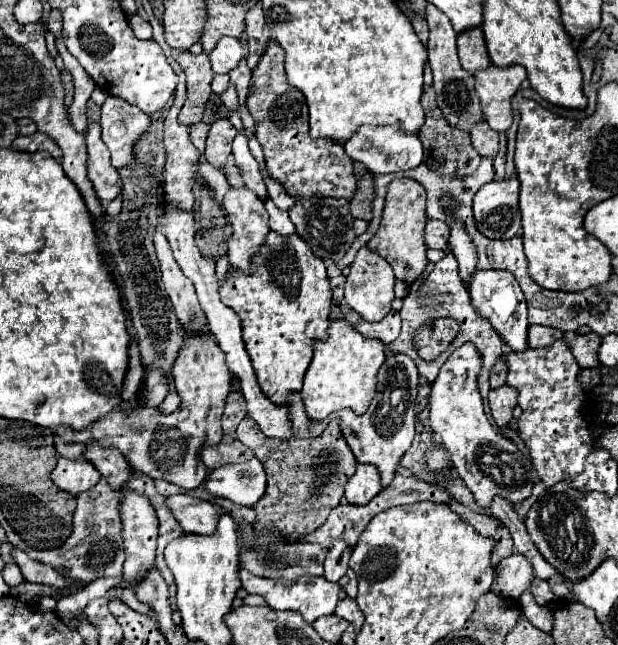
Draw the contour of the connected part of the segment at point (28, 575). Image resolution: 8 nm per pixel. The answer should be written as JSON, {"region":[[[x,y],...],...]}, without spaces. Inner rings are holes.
{"region":[[[12,547],[12,559],[18,563],[22,575],[26,581],[32,581],[32,583],[48,583],[48,585],[54,585],[54,587],[66,587],[66,585],[72,585],[74,581],[70,581],[68,577],[62,577],[60,573],[56,573],[52,567],[48,565],[42,565],[34,559],[30,559],[24,551]]]}

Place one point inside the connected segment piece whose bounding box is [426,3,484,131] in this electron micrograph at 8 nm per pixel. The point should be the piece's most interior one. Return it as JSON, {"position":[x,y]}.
{"position":[455,95]}

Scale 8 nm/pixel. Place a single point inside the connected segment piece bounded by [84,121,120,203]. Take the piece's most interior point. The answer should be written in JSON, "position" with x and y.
{"position":[104,178]}

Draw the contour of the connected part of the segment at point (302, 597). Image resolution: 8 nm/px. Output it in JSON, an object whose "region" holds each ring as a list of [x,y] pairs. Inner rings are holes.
{"region":[[[240,567],[240,581],[242,581],[242,587],[248,593],[262,595],[270,607],[300,611],[304,621],[308,621],[308,623],[314,623],[322,615],[332,615],[334,609],[336,609],[338,597],[340,597],[338,583],[330,583],[324,577],[298,577],[294,581],[288,581],[288,579],[266,579],[266,577],[256,577],[250,571],[246,571],[244,567]]]}

